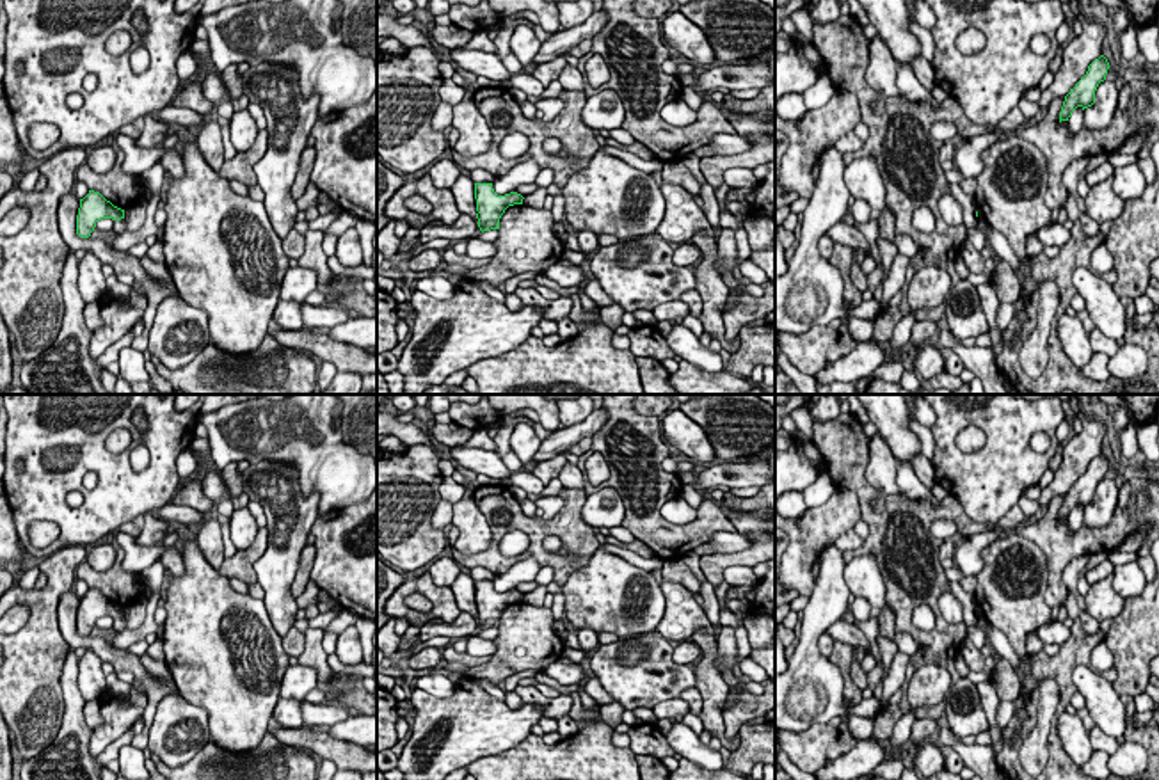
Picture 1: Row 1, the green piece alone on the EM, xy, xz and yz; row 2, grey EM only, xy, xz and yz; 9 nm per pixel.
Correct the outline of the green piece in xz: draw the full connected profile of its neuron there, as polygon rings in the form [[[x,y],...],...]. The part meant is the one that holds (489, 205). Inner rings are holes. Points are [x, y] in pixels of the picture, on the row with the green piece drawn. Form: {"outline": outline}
{"outline": [[[475,183],[476,219],[480,231],[500,229],[500,219],[508,206],[523,204],[523,195],[510,192],[498,195],[492,183]]]}

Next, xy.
{"outline": [[[89,190],[89,194],[80,199],[80,208],[76,215],[76,235],[89,238],[101,219],[121,220],[124,219],[124,210],[114,206],[100,192]]]}

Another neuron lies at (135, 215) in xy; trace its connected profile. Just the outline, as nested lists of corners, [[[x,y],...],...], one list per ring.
[[[140,197],[135,204],[124,210],[124,222],[128,231],[139,231],[146,222],[148,199]]]

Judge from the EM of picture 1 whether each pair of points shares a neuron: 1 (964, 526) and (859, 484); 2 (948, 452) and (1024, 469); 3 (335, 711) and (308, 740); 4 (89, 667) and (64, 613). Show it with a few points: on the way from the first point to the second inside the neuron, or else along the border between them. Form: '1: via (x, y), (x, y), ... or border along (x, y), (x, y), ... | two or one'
1: via (935, 512), (889, 514), (886, 517), (871, 514) | one
2: via (967, 469), (1005, 469) | one
3: border along (303, 724), (310, 727) | two
4: border along (86, 649), (91, 649), (103, 661) | two

